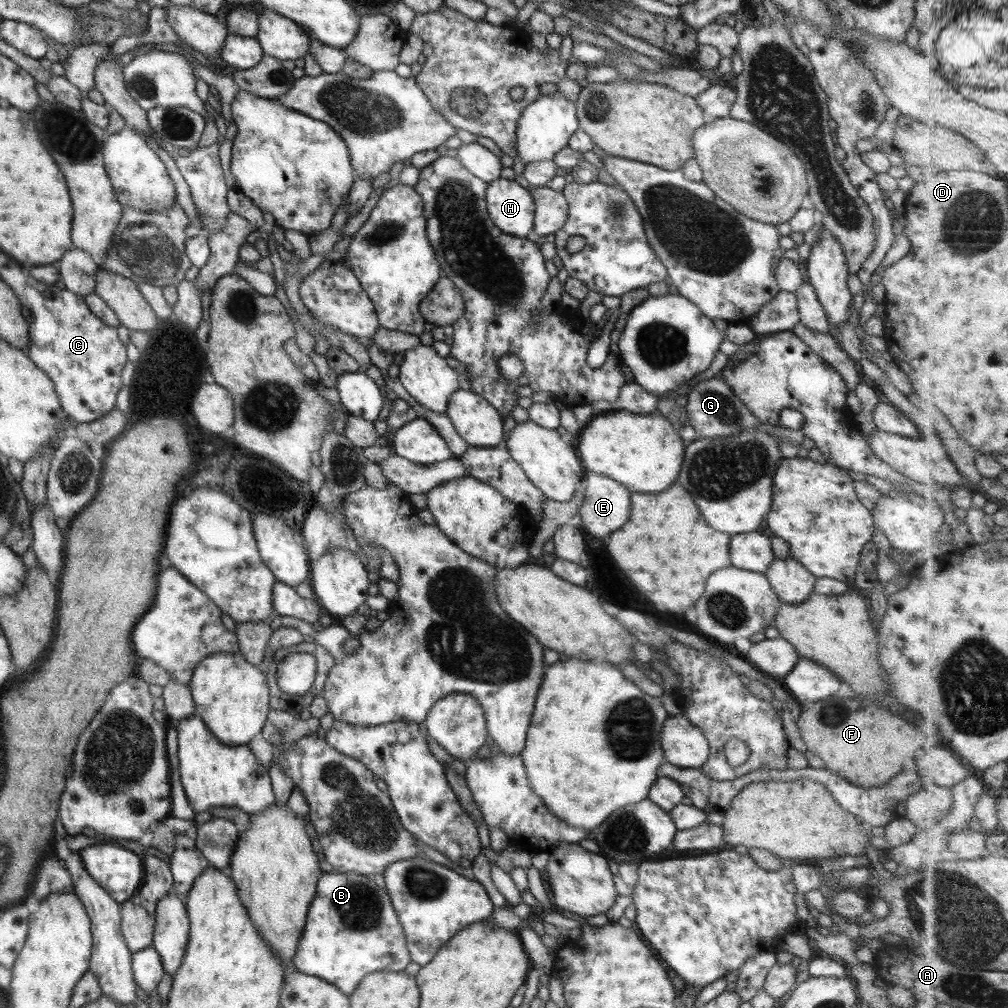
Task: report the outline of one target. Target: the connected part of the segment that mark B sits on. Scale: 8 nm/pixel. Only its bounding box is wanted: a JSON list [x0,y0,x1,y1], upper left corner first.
[292,872,410,996]

